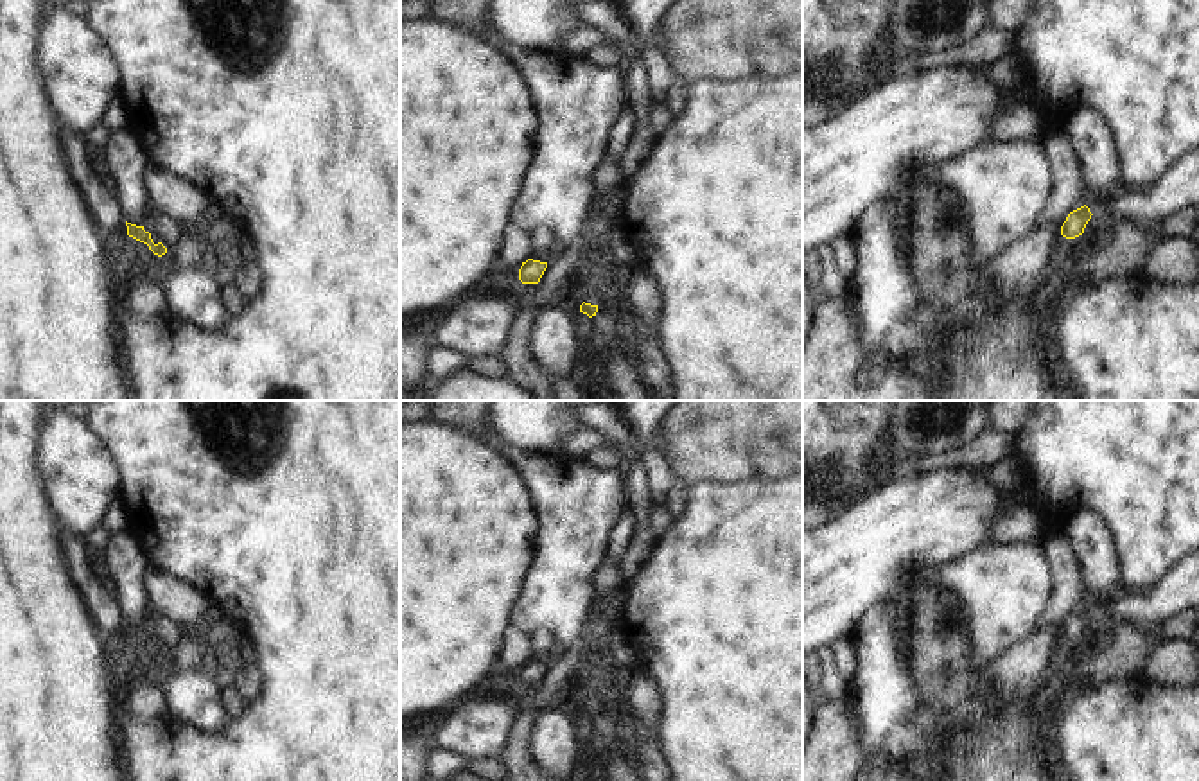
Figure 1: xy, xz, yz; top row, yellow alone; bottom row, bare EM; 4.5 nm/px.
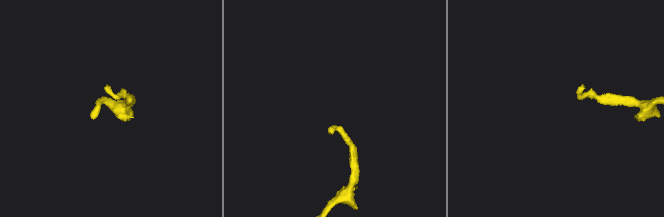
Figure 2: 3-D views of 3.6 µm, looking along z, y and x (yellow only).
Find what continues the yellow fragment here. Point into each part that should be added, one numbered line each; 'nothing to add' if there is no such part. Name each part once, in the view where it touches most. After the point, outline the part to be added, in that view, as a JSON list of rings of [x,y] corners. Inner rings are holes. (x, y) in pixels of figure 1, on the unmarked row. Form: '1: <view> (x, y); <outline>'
nothing to add

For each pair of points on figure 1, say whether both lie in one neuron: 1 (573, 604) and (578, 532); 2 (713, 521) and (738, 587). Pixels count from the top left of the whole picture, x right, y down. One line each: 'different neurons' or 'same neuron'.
1: same neuron
2: same neuron

